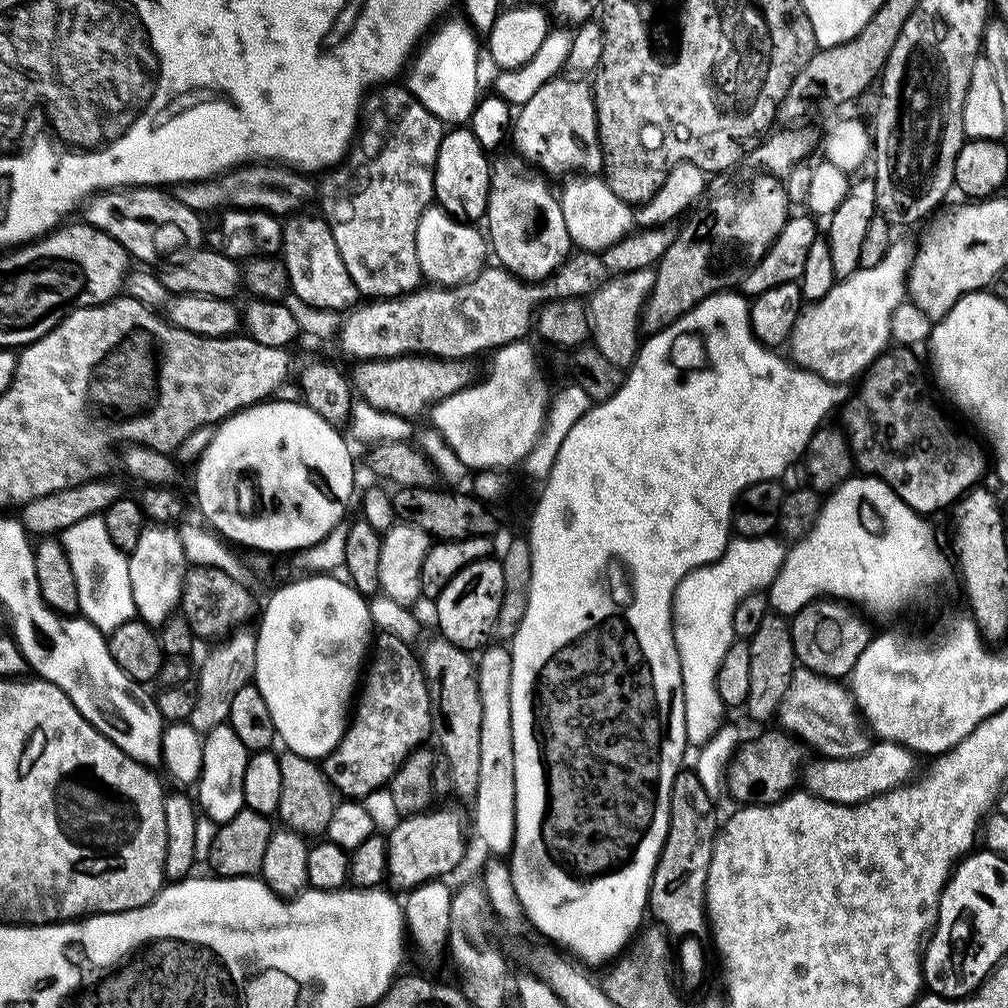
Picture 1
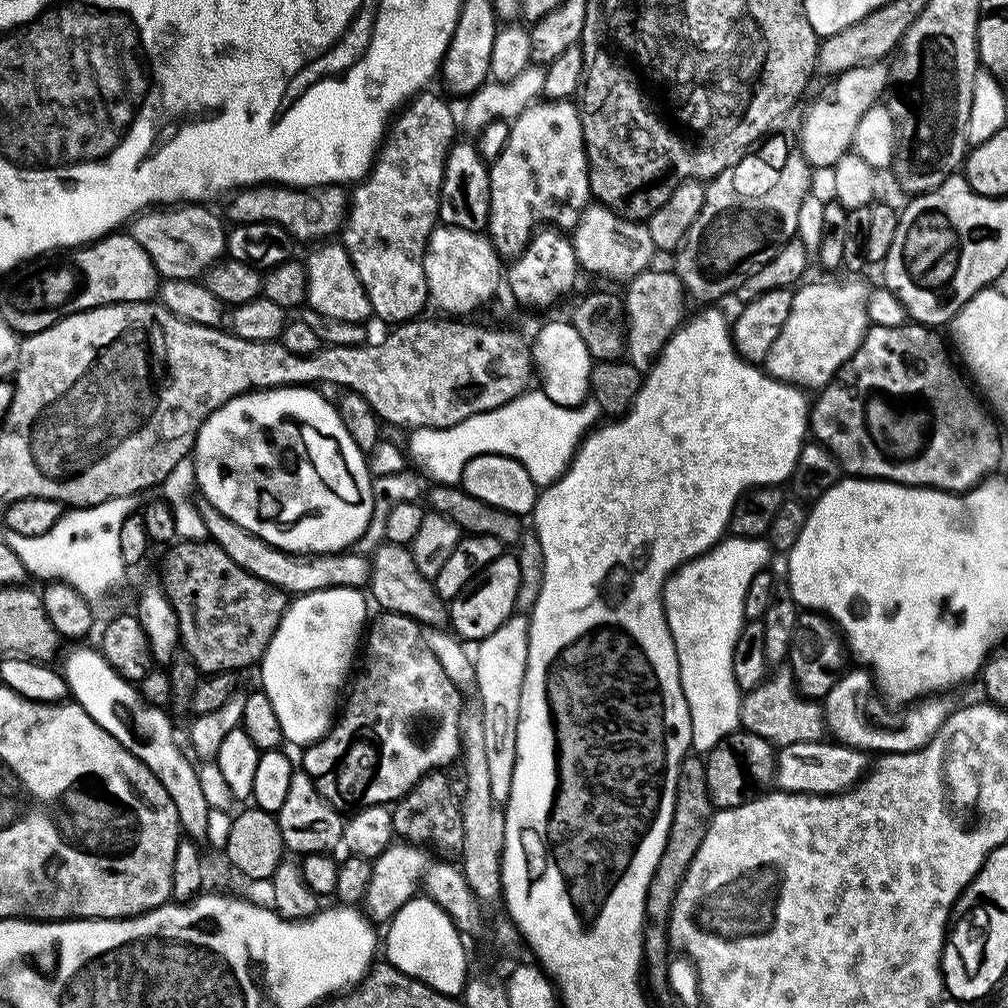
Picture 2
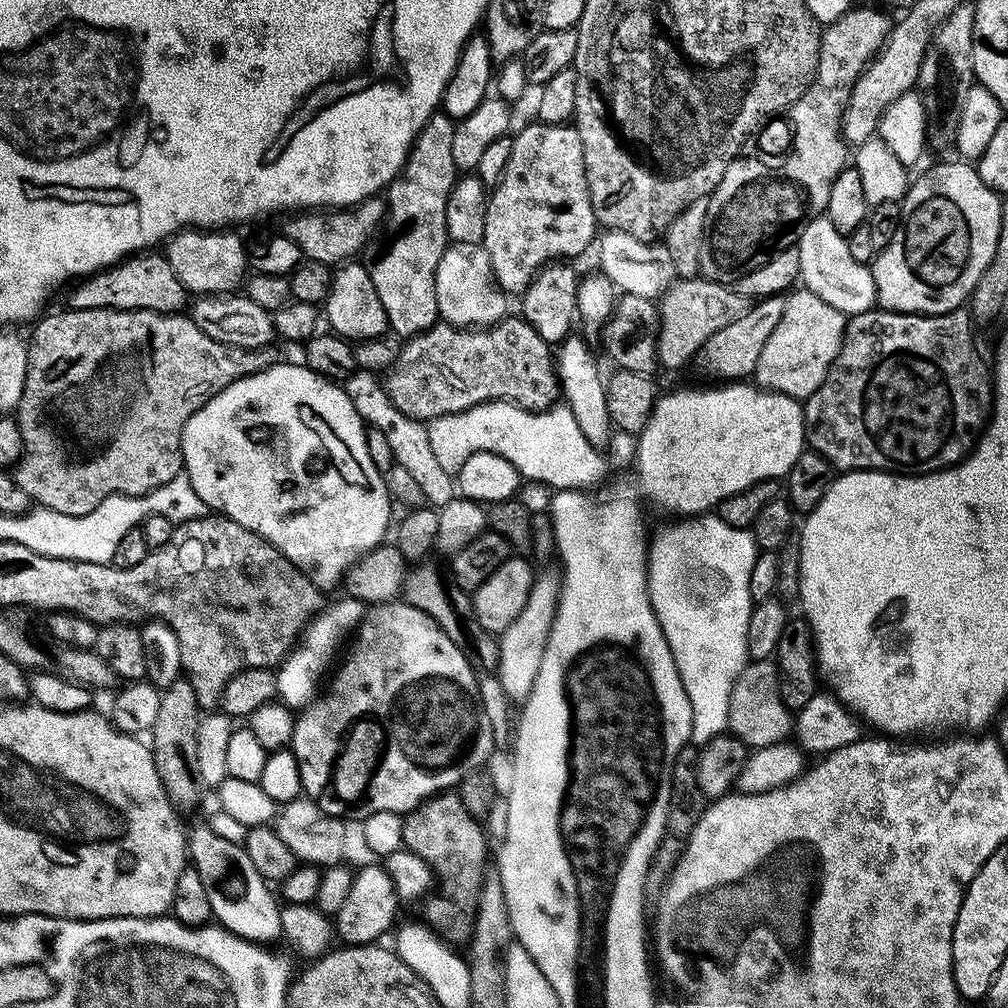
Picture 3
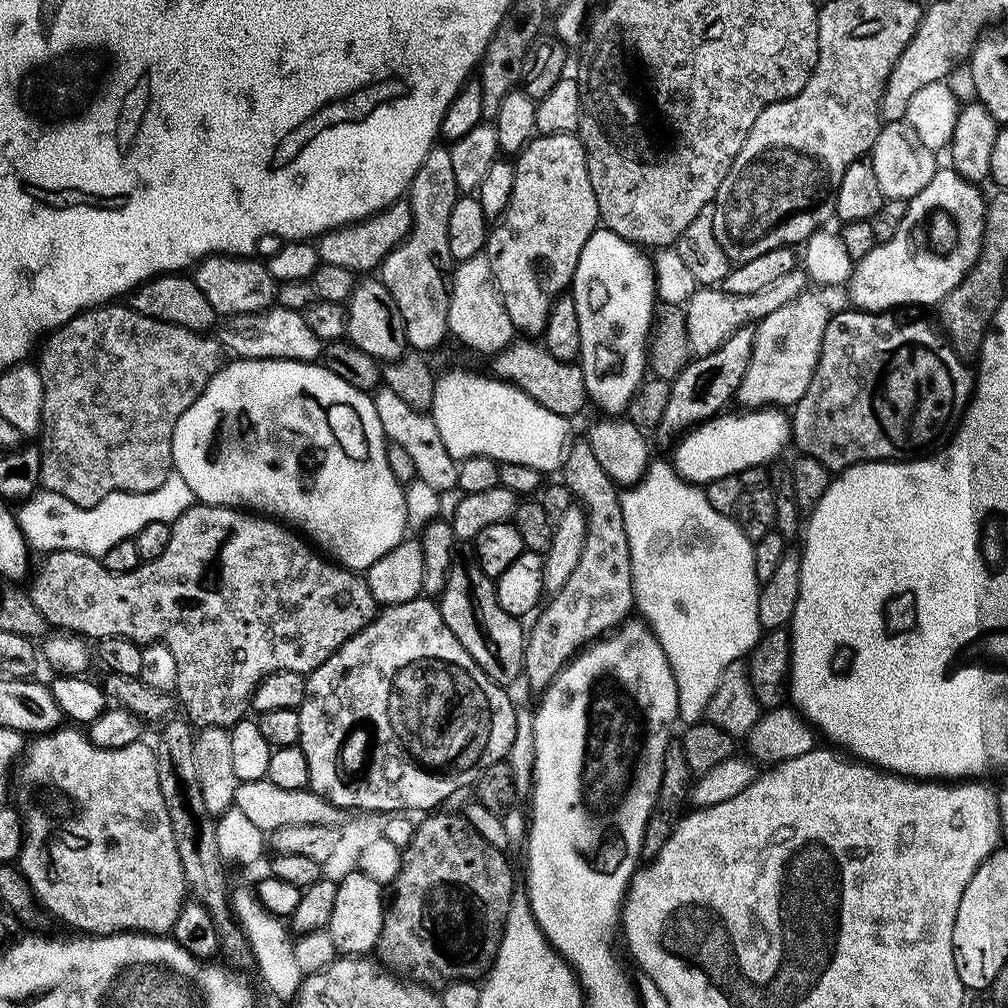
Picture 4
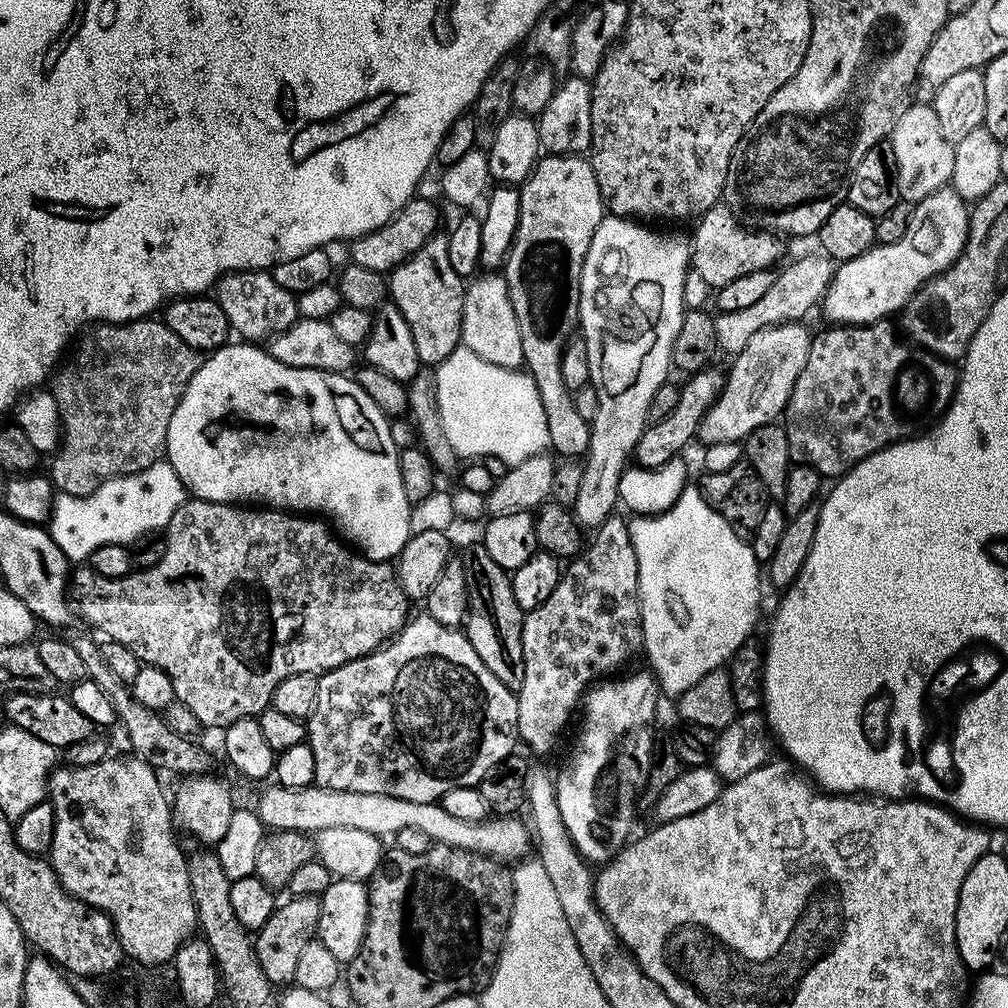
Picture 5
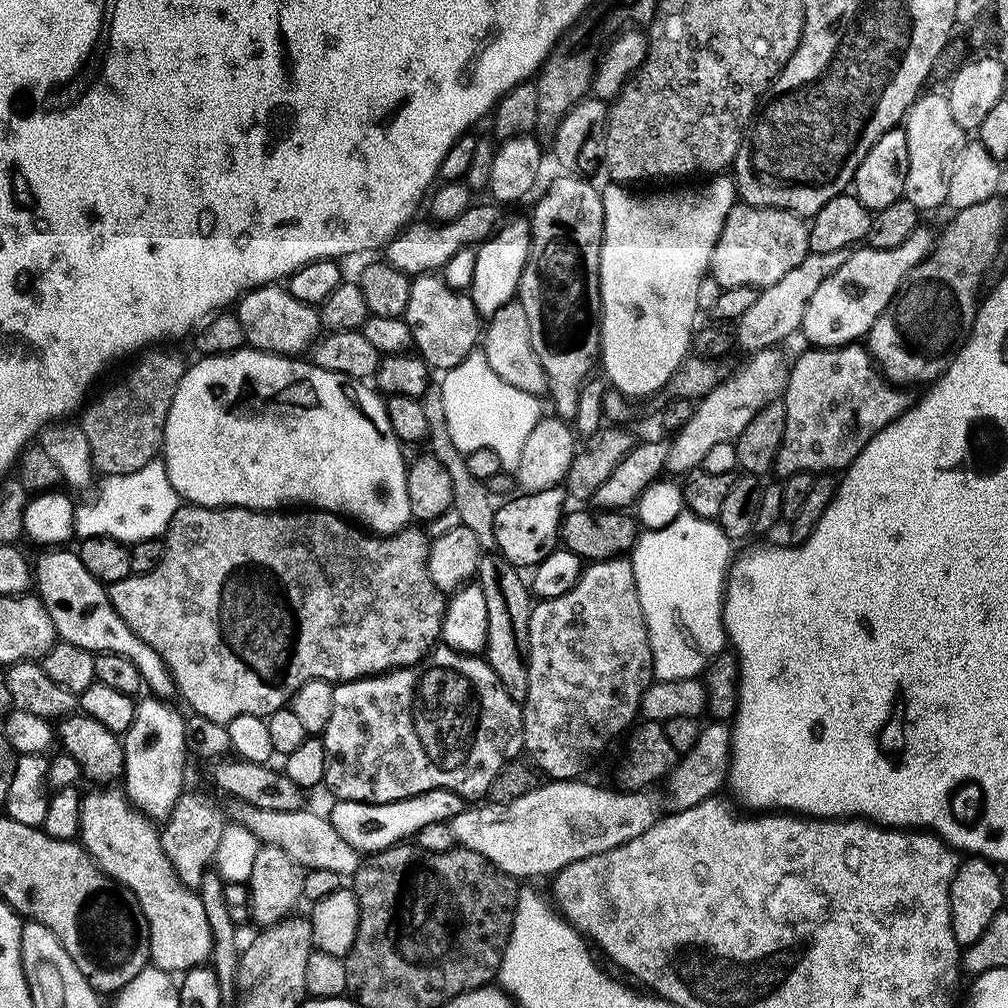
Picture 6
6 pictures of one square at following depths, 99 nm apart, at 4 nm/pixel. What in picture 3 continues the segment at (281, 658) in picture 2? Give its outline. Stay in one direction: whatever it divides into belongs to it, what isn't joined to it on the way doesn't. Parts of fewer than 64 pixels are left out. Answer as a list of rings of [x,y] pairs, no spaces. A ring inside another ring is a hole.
[[[355,598],[347,599],[348,600],[340,600],[337,604],[330,605],[324,613],[321,611],[319,615],[315,617],[317,620],[314,621],[315,619],[313,619],[311,623],[303,629],[303,632],[305,631],[304,645],[296,649],[293,647],[291,651],[283,657],[279,667],[275,669],[274,675],[279,699],[287,704],[289,708],[300,710],[312,703],[314,697],[317,695],[316,683],[320,680],[319,672],[323,670],[324,663],[328,660],[328,655],[335,650],[336,643],[340,640],[340,635],[342,635],[348,627],[351,629],[354,622],[361,619],[361,601]]]

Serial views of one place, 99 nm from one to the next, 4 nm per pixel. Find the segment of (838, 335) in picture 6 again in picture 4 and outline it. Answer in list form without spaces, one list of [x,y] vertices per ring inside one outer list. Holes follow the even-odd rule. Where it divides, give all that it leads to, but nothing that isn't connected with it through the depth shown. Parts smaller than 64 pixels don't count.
[[[951,166],[941,167],[927,183],[926,188],[908,201],[906,218],[898,226],[898,234],[890,242],[877,244],[858,261],[852,269],[851,280],[846,284],[851,307],[865,312],[886,312],[900,310],[903,304],[939,305],[966,278],[980,257],[980,248],[984,244],[984,213],[986,196],[979,192],[973,181],[965,180]]]

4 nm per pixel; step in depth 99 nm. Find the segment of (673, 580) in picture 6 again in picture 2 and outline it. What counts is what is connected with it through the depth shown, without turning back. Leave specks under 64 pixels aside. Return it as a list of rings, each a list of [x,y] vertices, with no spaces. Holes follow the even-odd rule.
[[[729,535],[704,555],[680,565],[664,582],[664,617],[674,638],[690,710],[693,753],[707,754],[741,727],[742,693],[734,678],[734,646],[746,623],[746,590],[752,579],[769,567],[768,552],[767,539]]]

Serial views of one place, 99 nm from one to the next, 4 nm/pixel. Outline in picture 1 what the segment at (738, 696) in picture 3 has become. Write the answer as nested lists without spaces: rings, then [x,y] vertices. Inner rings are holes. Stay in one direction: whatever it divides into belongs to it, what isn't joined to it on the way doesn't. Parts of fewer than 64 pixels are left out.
[[[797,666],[794,670],[794,674],[790,678],[790,686],[780,703],[779,720],[779,727],[789,736],[799,740],[809,749],[817,748],[820,751],[817,753],[821,757],[830,760],[858,758],[858,754],[862,754],[870,746],[870,733],[861,717],[859,708],[856,707],[856,700],[851,691],[841,681],[832,680],[829,676],[814,674],[814,670],[809,668]]]

